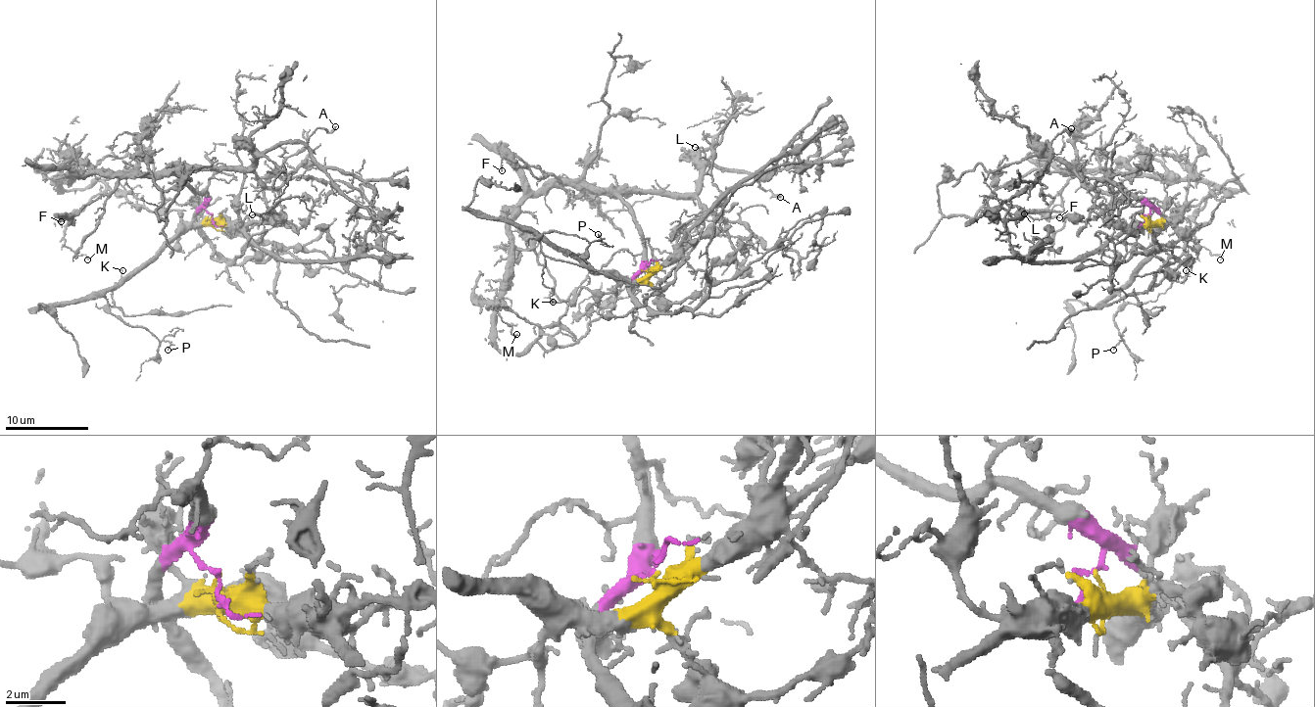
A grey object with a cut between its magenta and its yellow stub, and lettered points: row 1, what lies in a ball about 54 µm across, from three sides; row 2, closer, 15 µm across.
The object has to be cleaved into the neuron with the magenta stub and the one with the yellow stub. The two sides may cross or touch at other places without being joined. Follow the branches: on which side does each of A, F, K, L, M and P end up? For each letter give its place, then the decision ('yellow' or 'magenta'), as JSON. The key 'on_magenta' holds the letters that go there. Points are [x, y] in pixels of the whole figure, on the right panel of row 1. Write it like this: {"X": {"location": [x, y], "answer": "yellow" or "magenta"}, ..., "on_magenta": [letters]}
{"A": {"location": [1071, 128], "answer": "magenta"}, "F": {"location": [1059, 217], "answer": "magenta"}, "K": {"location": [1186, 270], "answer": "yellow"}, "L": {"location": [1024, 213], "answer": "yellow"}, "M": {"location": [1220, 259], "answer": "magenta"}, "P": {"location": [1113, 350], "answer": "yellow"}, "on_magenta": ["A", "F", "M"]}

